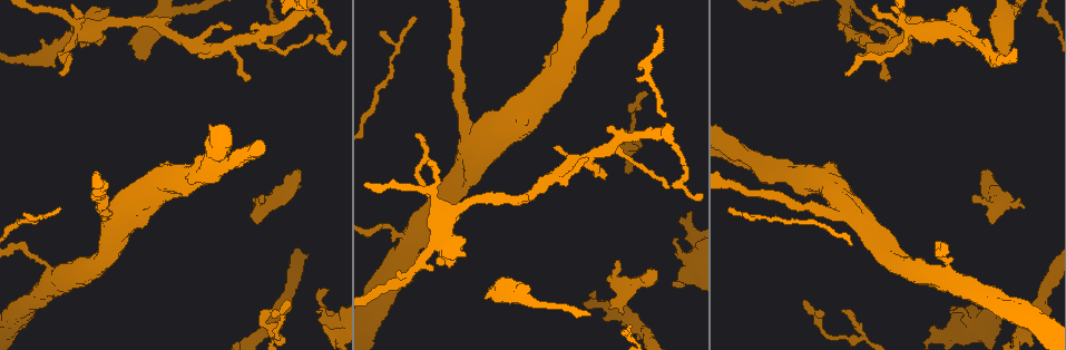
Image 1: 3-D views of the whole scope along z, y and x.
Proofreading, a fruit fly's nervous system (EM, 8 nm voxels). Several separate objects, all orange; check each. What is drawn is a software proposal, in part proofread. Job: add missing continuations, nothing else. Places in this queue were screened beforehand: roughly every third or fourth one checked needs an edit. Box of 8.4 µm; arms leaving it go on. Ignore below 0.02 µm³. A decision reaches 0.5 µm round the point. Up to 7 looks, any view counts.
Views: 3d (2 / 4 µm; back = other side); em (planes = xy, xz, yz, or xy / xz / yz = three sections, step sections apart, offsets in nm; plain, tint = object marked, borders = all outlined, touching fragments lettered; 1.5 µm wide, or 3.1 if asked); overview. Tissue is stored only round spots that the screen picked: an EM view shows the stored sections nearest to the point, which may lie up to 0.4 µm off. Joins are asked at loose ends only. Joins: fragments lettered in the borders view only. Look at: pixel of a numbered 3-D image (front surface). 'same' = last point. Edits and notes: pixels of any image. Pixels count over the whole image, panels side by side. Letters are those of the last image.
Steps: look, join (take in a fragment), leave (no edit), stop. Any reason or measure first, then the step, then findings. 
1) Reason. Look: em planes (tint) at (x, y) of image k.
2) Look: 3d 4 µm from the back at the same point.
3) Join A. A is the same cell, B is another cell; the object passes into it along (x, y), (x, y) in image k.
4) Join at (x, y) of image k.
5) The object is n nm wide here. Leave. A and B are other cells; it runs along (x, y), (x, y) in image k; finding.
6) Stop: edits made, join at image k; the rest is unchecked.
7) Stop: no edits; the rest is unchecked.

An open end. Look: em xy step 8 (tint) at (858, 54) of image 1.

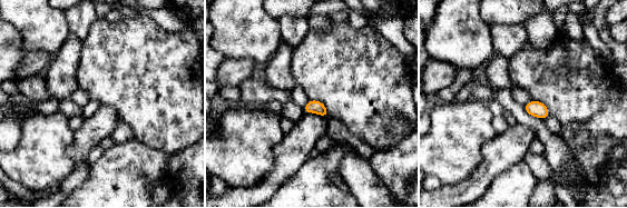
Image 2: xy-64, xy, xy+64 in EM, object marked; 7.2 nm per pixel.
Another direction. Look: em planes (borders) at the same point.

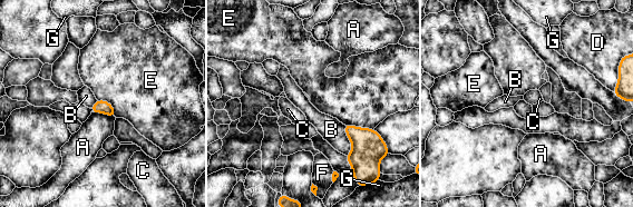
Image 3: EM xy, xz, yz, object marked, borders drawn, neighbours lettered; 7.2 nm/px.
Leave. A, B, C, D, E, F and G are other cells; a border runs along (344, 124), (372, 129) in image 3; none of them fits.

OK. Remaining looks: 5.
An open end. Look: em planes (borders) at (296, 168) of image 1.

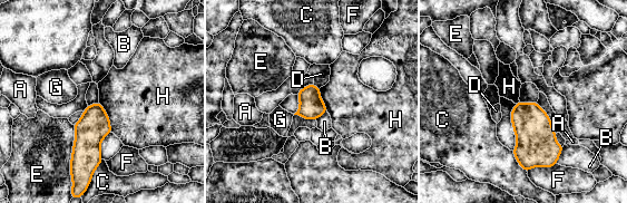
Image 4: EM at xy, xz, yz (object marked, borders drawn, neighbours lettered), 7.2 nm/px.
The object is 180 nm wide here. Leave. A, B, C, D, E, F, G and H are other cells; a border runs along (564, 146), (556, 163) in image 4; no lettered fragment goes on from it.

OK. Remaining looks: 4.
Free end. Look: 3d 4 µm at (326, 289) of image 1.

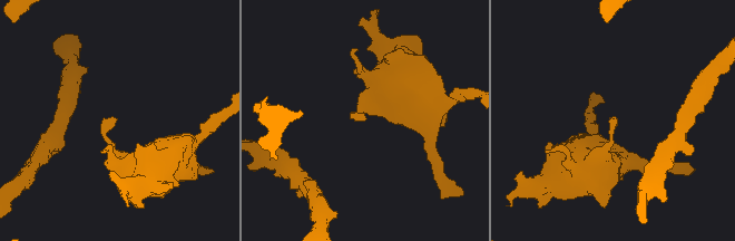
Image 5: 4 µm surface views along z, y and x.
Now the EM. Look: em xz step 4 (tint) at (362, 118) of image 5.

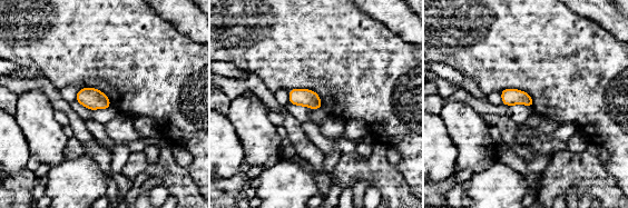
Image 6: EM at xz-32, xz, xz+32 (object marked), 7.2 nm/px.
Cut it another way. Look: em planes (borders) at the same point.

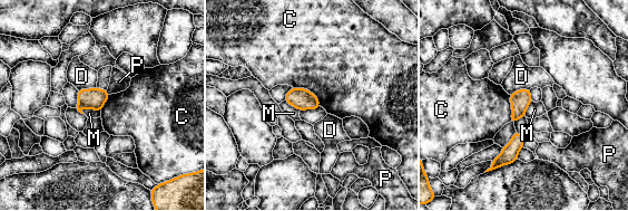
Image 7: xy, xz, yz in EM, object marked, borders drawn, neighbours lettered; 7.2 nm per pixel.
Leave. C, D, M and P are other cells; a border runs along (293, 87), (308, 89), (321, 105) in image 7; no lettered fragment goes on from it.

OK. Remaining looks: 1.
Stop: no edits; the rest is unchecked.

